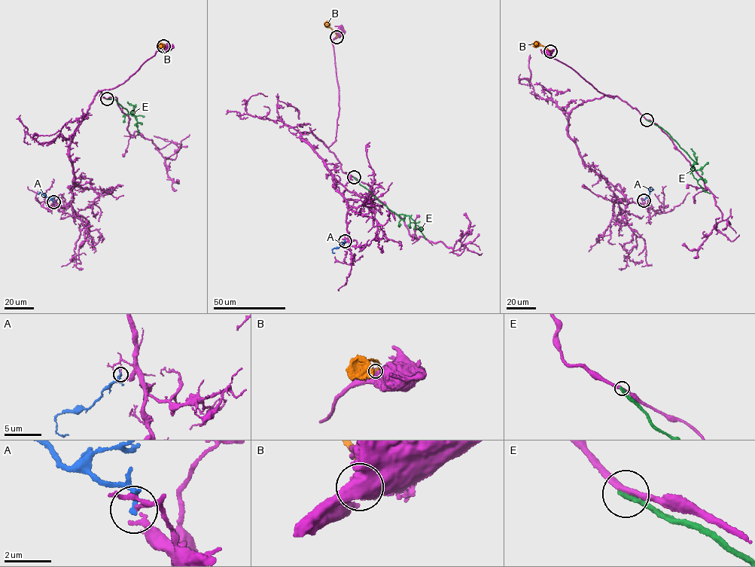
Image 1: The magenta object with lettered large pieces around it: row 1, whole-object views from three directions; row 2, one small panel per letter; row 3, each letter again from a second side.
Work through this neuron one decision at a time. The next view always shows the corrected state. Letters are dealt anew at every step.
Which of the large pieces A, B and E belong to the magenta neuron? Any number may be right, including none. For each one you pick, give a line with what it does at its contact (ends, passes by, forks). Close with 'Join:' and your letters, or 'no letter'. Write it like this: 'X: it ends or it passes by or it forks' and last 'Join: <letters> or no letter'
Join: no letter

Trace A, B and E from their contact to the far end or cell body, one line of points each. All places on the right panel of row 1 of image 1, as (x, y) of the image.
A: (643, 200), (649, 194), (649, 187), (653, 190)
B: (550, 51), (543, 45), (533, 44)
E: (646, 120), (666, 131), (689, 154), (694, 162), (691, 172), (693, 177), (702, 190), (710, 193)

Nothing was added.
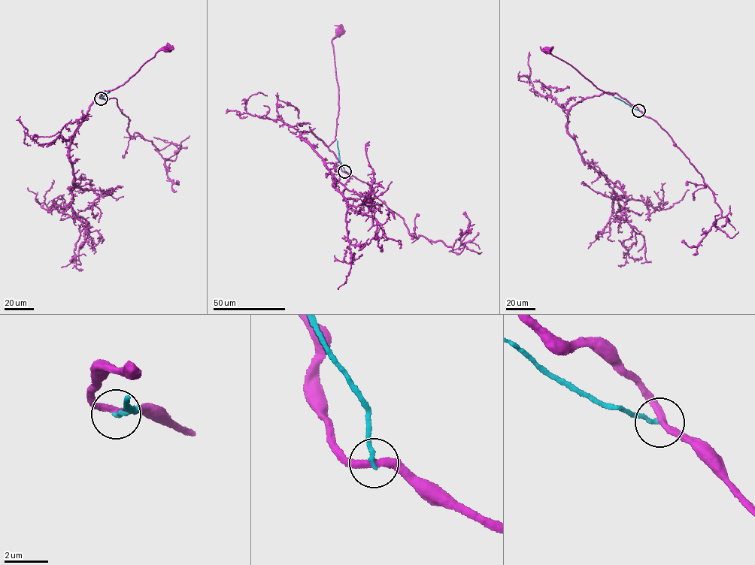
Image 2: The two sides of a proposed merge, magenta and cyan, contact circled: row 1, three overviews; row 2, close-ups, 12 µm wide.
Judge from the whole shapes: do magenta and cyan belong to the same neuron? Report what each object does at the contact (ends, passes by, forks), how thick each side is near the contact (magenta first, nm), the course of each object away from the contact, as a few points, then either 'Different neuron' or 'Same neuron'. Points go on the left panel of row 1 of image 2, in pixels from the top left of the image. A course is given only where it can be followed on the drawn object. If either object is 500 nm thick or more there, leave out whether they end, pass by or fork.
At the ring magenta passes by. At the ring cyan ends. Thickness 320 nm (magenta) against 170 nm. Course of magenta: (101, 98), (101, 94), (98, 92), (113, 90), (123, 84), (156, 53), (168, 49). Course of cyan: (101, 98), (110, 92). Different neuron

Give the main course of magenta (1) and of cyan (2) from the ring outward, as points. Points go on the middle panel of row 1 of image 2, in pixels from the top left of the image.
1: (344, 171), (340, 161), (328, 146), (335, 139), (338, 115), (338, 89), (332, 42), (339, 31)
2: (344, 171), (339, 159), (337, 140)

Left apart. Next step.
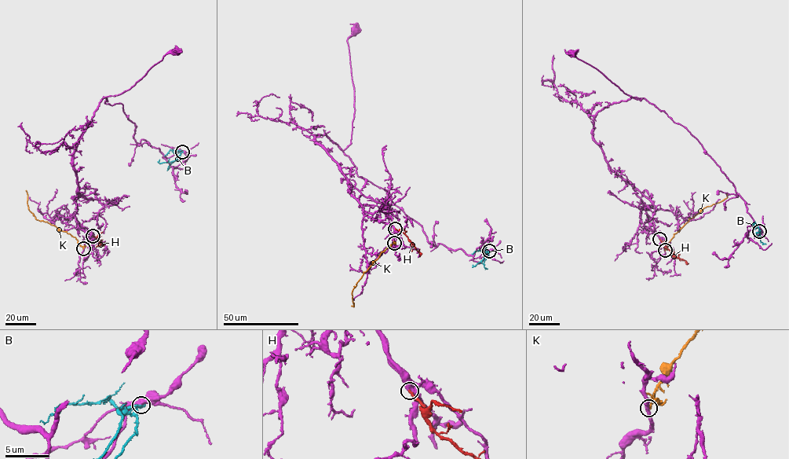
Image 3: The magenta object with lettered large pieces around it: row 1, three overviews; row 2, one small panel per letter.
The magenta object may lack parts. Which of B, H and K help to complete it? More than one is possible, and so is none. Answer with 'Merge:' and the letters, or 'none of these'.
Merge: H

